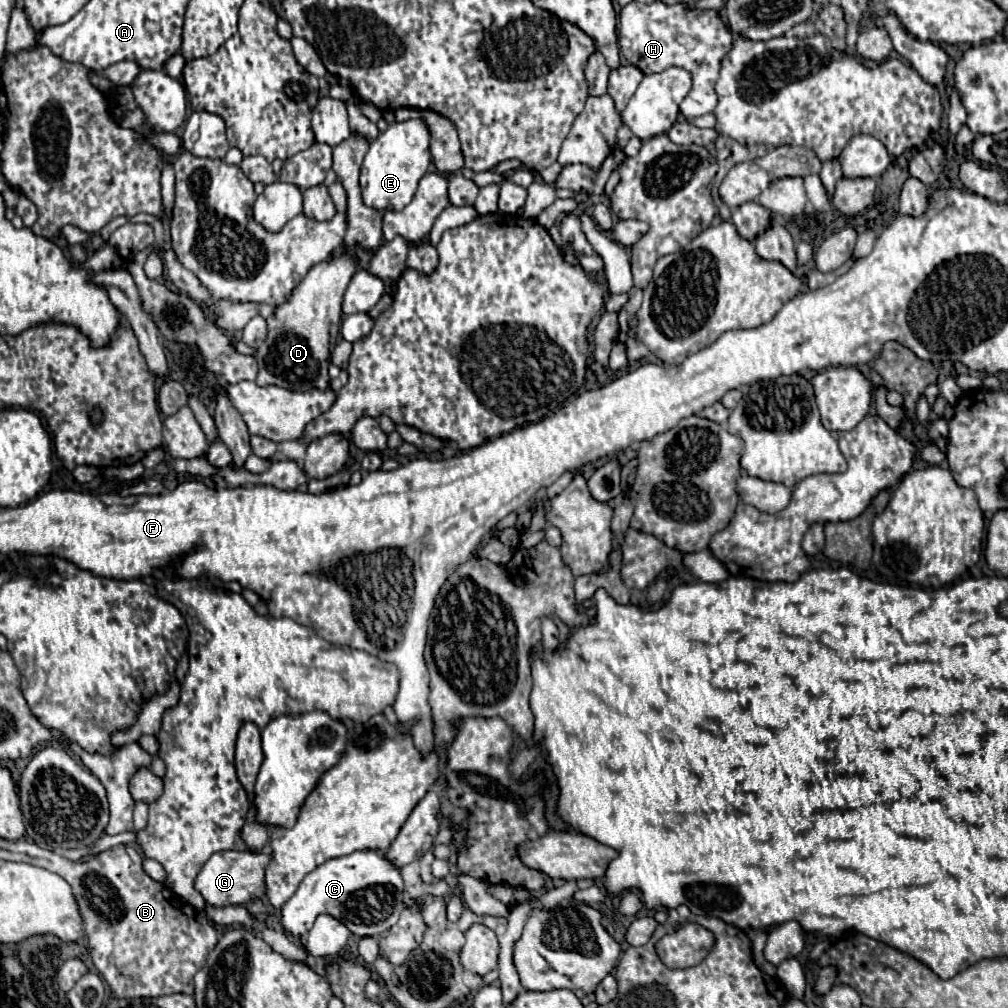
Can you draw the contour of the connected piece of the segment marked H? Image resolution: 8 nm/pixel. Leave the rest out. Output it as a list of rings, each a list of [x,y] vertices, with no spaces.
[[[631,2],[619,12],[619,48],[629,64],[637,66],[645,75],[662,72],[669,66],[681,66],[693,74],[693,88],[679,106],[687,120],[715,110],[717,94],[713,88],[721,60],[731,48],[731,42],[733,36],[717,10],[701,14],[697,10],[687,10],[685,4],[667,6],[663,2]]]

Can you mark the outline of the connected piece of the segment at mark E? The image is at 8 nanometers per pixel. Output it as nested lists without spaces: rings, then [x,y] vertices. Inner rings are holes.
[[[423,120],[389,124],[389,128],[383,134],[379,134],[377,140],[371,142],[361,166],[361,194],[365,206],[375,208],[379,212],[405,208],[411,202],[417,184],[425,176],[429,164],[429,130],[423,124]]]

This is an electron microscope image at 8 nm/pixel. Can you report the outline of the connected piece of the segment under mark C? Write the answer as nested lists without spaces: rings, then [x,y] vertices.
[[[375,850],[353,852],[327,860],[309,872],[297,892],[281,908],[281,926],[293,936],[305,936],[321,912],[341,920],[355,936],[379,936],[397,924],[403,904],[403,880],[395,866]]]

